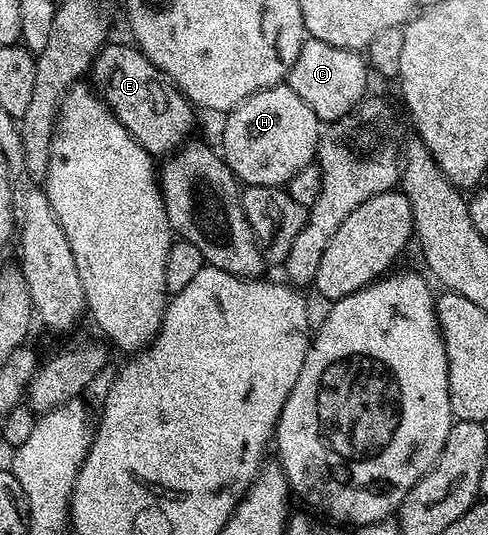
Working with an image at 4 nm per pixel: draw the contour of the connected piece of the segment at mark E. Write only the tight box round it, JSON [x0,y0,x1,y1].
[91,43,194,159]

